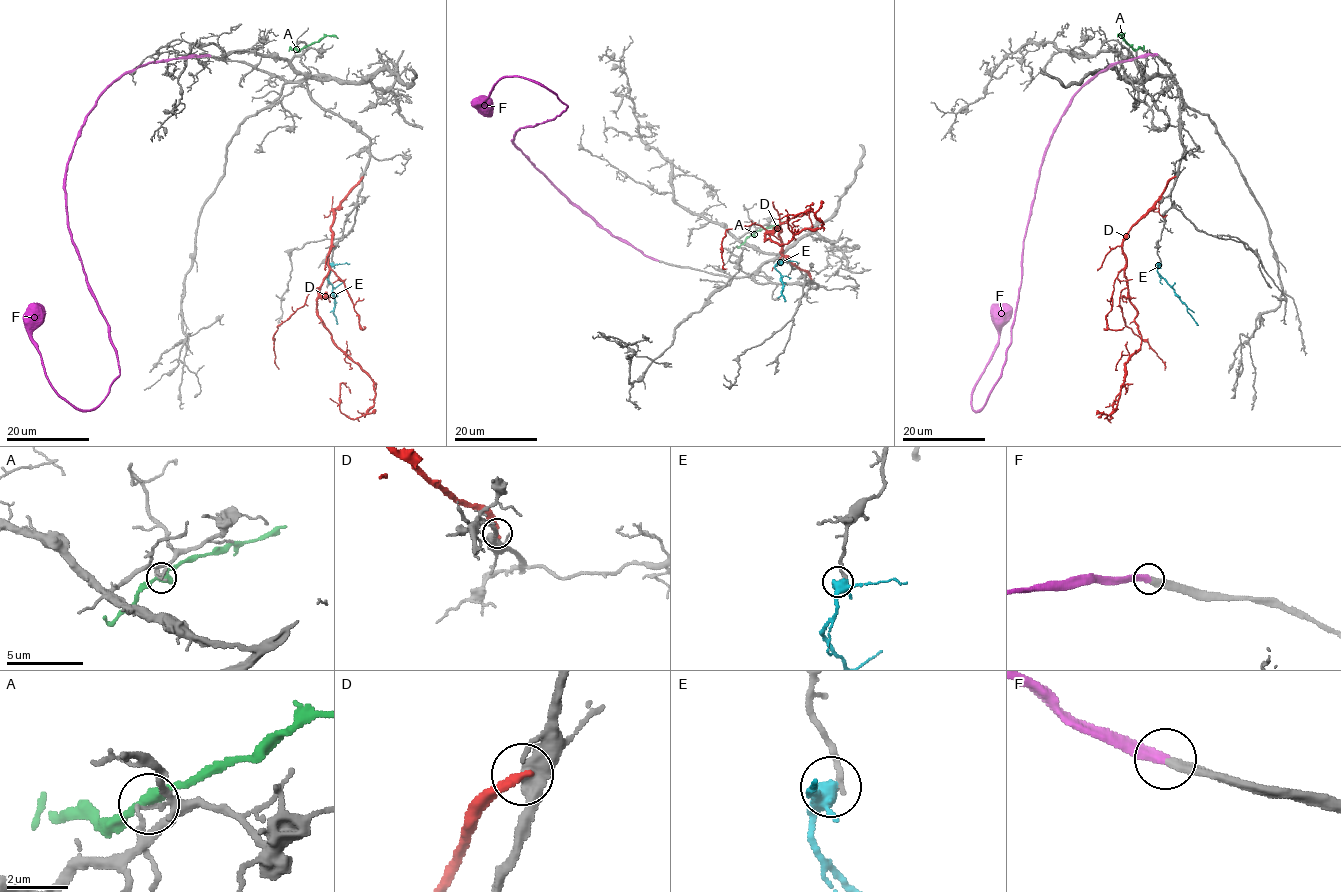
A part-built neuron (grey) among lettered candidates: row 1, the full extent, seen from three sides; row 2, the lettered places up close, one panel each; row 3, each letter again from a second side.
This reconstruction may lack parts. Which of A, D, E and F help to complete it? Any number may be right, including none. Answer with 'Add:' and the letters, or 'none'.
Add: F

